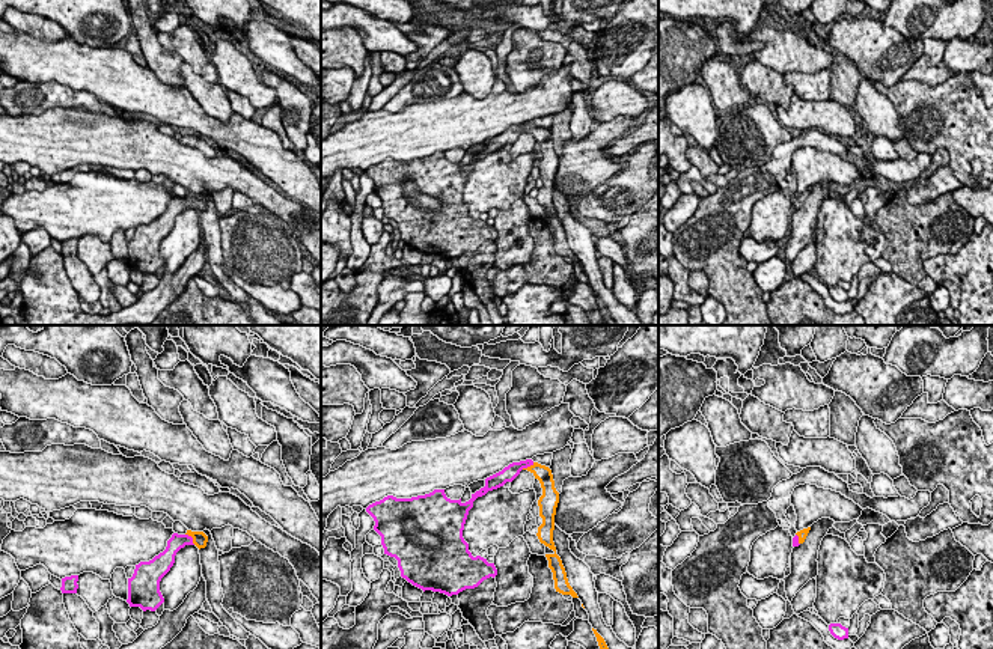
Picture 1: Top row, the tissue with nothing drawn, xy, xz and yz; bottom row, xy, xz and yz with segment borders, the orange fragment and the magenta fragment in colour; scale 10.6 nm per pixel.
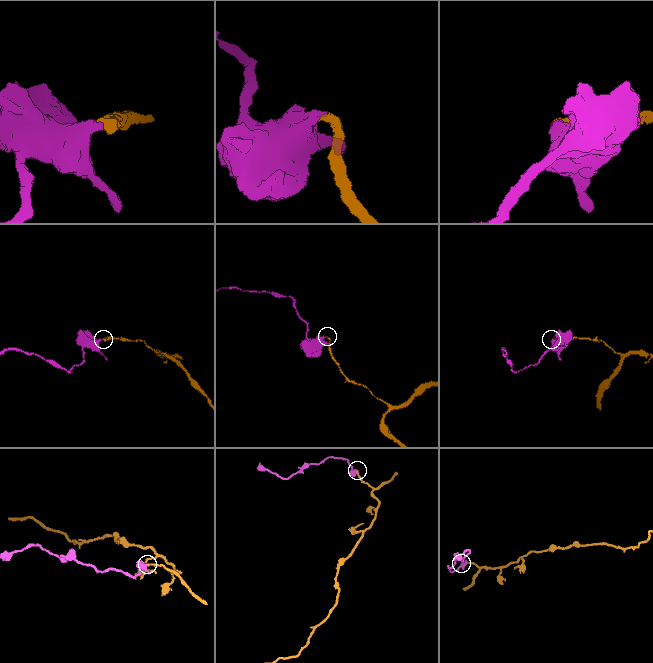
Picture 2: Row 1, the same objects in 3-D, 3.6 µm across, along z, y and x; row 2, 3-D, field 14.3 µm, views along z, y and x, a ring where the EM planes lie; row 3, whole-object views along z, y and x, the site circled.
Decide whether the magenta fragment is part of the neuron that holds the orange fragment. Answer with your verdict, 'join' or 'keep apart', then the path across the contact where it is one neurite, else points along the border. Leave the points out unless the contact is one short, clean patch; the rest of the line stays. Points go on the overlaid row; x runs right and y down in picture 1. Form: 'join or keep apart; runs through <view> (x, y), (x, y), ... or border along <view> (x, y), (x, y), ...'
join; runs through xy (199, 538), (192, 536), (177, 541)

